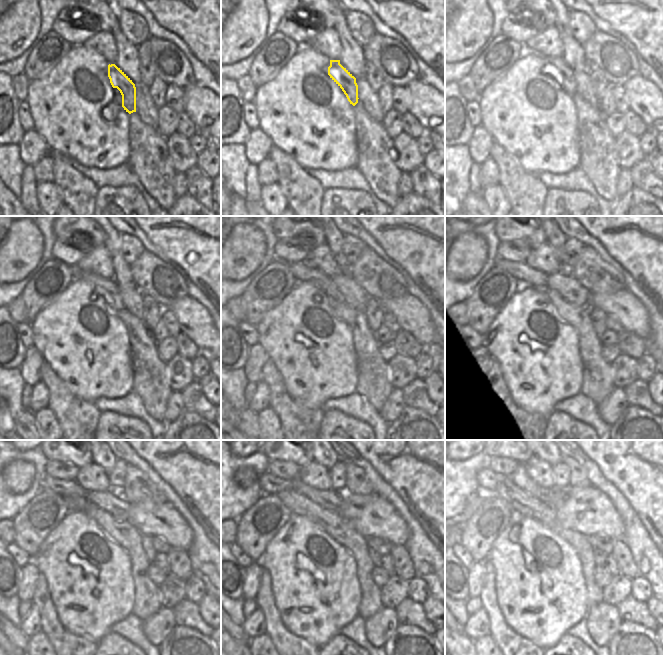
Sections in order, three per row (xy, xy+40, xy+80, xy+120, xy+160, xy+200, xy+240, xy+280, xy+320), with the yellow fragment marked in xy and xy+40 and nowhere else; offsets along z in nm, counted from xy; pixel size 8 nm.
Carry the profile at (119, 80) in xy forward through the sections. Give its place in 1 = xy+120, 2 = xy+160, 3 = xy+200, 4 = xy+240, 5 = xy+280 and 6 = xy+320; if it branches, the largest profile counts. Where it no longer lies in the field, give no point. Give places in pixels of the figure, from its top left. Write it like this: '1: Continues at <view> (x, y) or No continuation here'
1: Continues at xy+120 (107, 288)
2: Continues at xy+160 (323, 282)
3: Continues at xy+200 (521, 271)
4: Continues at xy+240 (63, 488)
5: Continues at xy+280 (270, 484)
6: Continues at xy+320 (486, 479).

